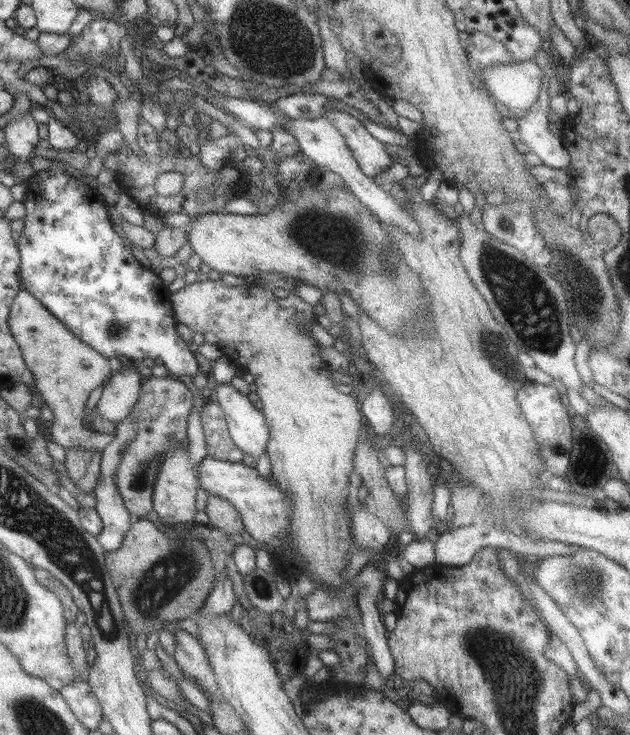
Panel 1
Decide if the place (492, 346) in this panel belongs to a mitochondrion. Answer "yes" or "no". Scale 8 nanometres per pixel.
yes

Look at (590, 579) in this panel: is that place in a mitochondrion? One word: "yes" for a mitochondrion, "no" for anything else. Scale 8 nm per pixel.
yes

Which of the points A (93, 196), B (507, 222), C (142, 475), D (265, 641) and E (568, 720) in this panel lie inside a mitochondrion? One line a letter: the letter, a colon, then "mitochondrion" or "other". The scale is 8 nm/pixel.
A: other
B: mitochondrion
C: mitochondrion
D: other
E: other

